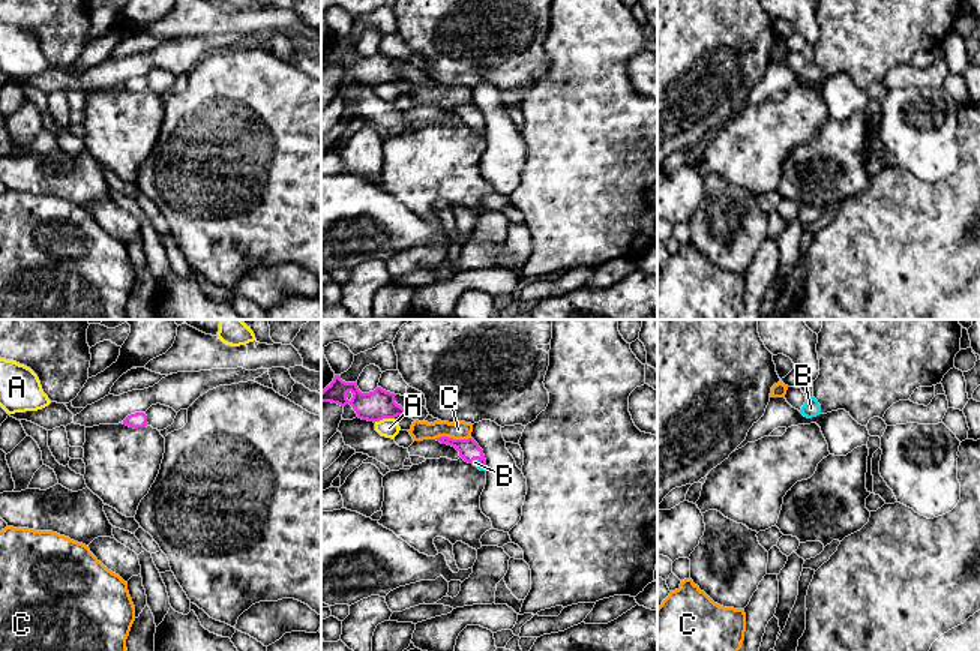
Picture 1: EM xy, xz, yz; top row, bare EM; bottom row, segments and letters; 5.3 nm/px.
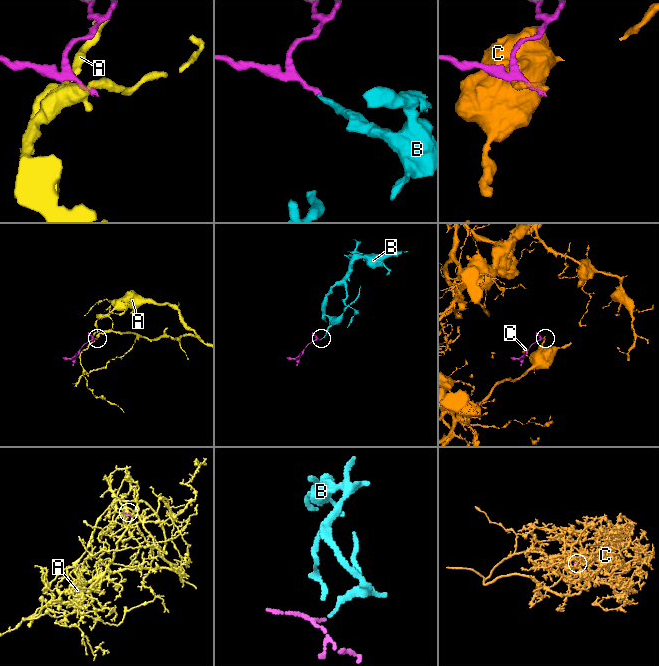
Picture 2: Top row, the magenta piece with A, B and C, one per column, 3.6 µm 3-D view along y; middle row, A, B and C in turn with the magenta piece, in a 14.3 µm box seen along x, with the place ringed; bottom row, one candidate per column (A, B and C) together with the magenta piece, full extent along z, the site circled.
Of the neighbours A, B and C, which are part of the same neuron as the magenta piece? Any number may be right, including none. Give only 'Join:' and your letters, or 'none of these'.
Join: B

